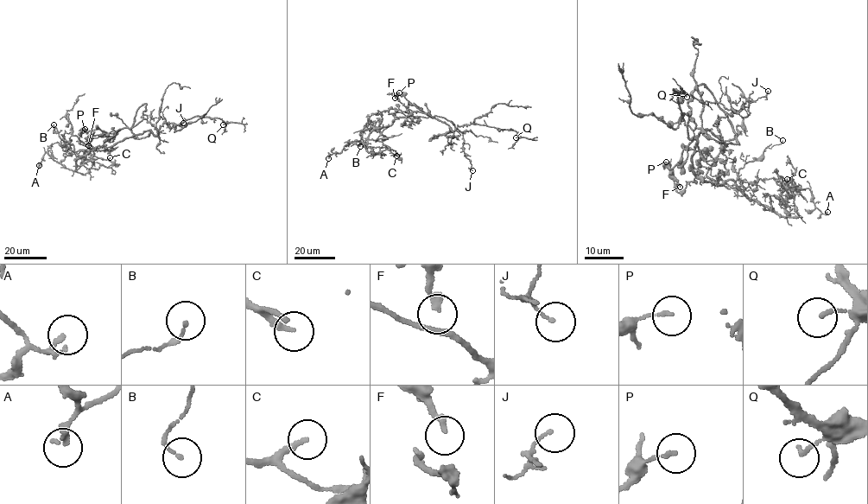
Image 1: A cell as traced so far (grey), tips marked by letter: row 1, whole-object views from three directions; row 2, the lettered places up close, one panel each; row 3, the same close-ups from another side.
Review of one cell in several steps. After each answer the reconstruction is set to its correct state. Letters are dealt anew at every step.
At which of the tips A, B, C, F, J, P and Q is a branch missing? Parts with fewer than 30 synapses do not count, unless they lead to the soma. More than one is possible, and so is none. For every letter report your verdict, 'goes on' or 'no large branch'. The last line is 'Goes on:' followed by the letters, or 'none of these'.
A: no large branch
B: no large branch
C: no large branch
F: no large branch
J: no large branch
P: no large branch
Q: no large branch
Goes on: none of these

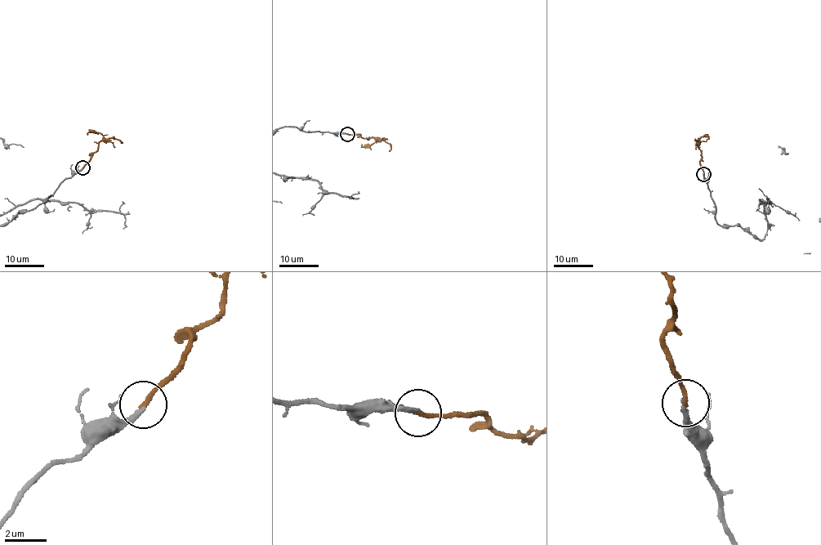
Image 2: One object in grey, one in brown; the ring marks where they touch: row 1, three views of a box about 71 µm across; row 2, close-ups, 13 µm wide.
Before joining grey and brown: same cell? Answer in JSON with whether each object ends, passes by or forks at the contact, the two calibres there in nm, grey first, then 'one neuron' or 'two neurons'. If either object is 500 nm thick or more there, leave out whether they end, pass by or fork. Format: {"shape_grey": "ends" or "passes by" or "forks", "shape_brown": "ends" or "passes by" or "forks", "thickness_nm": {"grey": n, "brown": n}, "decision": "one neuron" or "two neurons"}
{"shape_grey": "ends", "shape_brown": "ends", "thickness_nm": {"grey": 220, "brown": 200}, "decision": "one neuron"}

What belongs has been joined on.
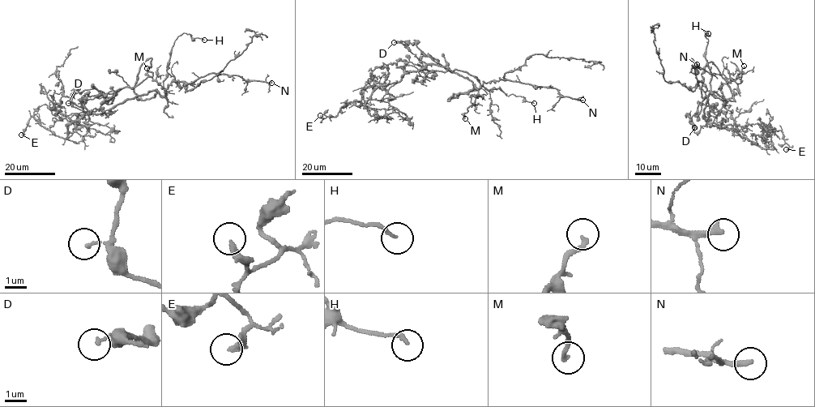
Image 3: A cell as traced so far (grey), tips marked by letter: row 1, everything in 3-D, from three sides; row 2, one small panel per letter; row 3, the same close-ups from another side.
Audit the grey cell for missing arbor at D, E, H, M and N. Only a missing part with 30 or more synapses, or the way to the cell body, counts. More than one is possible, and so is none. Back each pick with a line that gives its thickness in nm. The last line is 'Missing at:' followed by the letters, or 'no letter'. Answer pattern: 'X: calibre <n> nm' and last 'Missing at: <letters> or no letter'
M: calibre 200 nm
N: calibre 280 nm
Missing at: M, N

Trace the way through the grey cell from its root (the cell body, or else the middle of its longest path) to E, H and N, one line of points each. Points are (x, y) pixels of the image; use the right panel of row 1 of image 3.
E: (710, 94), (704, 112), (713, 126), (731, 125), (765, 149), (766, 138), (781, 130), (789, 146), (786, 149)
H: (710, 94), (714, 96), (710, 88), (710, 67), (705, 57), (708, 40), (704, 31), (708, 33)
N: (710, 94), (714, 96), (701, 82), (697, 81), (695, 67), (691, 65), (697, 67), (697, 64)

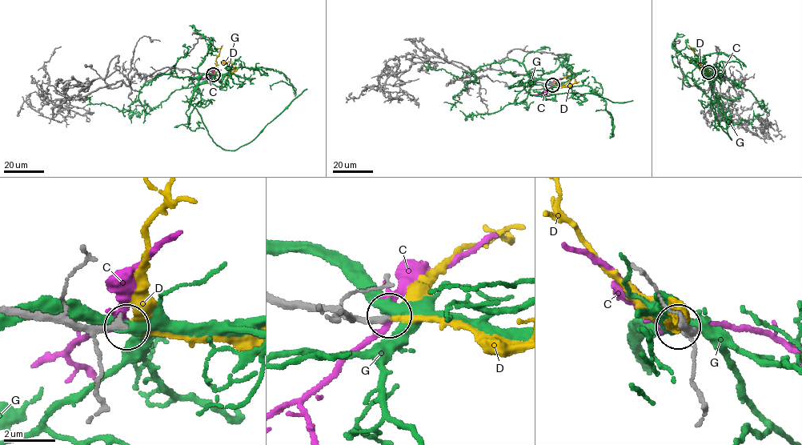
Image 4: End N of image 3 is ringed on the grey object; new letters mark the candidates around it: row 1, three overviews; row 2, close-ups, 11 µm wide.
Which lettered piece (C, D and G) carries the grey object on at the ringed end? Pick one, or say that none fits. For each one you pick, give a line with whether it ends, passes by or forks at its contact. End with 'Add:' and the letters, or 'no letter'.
D: it passes by
Add: D

